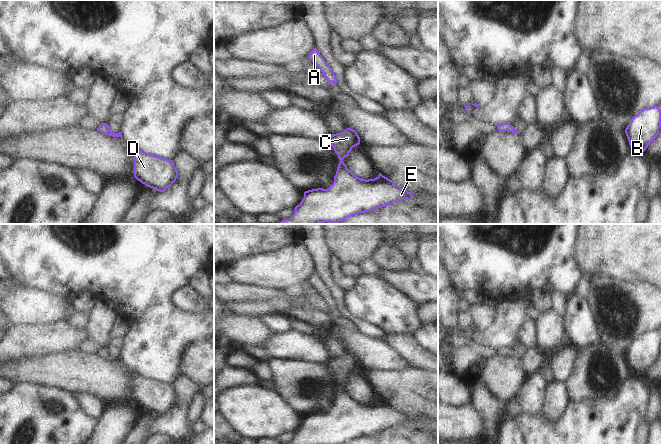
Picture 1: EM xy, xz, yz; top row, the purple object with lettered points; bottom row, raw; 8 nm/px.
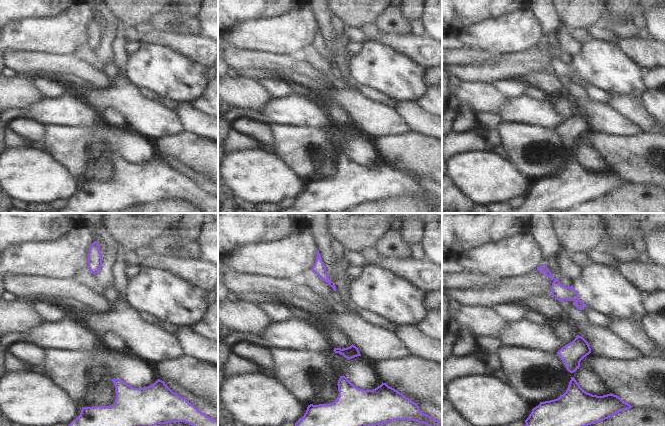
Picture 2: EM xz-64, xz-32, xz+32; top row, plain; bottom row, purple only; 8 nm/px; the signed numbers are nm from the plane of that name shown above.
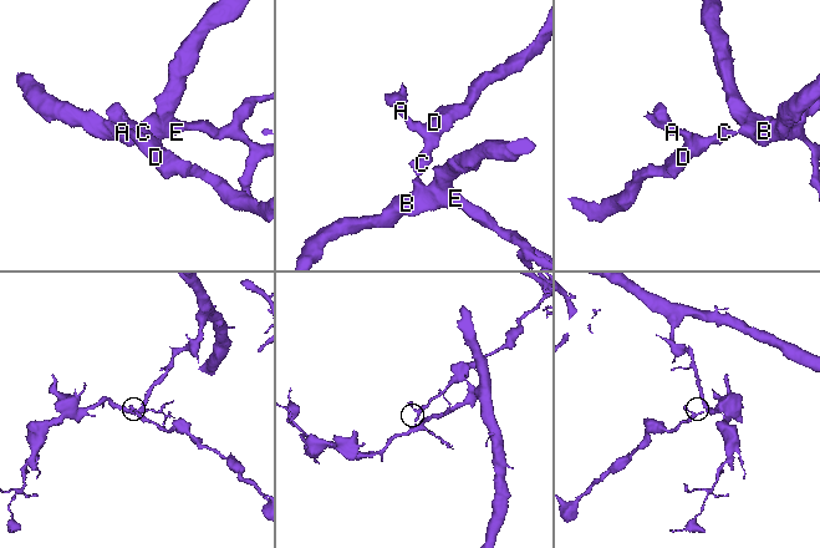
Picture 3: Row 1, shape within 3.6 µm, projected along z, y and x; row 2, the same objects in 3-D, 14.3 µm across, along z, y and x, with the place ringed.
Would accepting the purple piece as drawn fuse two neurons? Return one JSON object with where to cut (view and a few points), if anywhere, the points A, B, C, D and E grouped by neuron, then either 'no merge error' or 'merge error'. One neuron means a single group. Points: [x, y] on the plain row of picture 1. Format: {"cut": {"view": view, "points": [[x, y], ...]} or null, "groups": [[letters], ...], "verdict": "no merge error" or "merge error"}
{"cut": null, "groups": [["A", "B", "C", "D", "E"]], "verdict": "no merge error"}

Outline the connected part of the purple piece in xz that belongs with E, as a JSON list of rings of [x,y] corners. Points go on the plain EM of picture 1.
[[[347,352],[341,357],[332,358],[328,363],[339,382],[333,408],[327,412],[317,412],[304,416],[304,422],[294,433],[294,438],[285,444],[345,444],[348,441],[365,437],[377,432],[411,424],[414,419],[396,409],[381,397],[374,403],[361,403],[354,399],[342,385],[349,379],[352,372],[360,368],[360,361],[354,353]]]

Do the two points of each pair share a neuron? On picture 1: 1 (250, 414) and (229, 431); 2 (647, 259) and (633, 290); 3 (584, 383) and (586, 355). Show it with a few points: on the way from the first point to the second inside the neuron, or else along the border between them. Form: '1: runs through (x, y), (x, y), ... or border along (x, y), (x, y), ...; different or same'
1: border along (224, 416), (238, 433); different
2: border along (614, 278), (645, 281), (650, 285); different
3: runs through (586, 376), (586, 362); same

